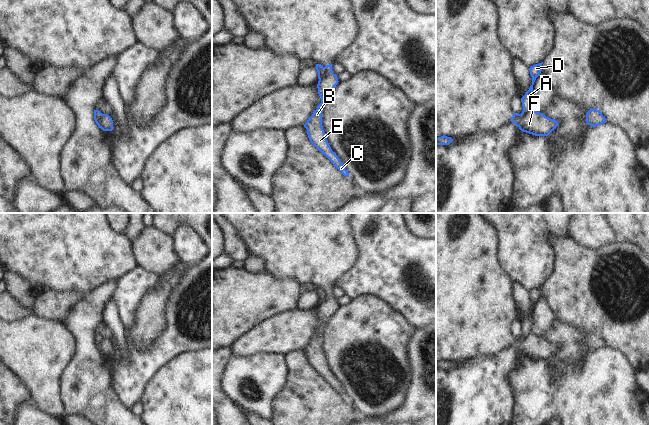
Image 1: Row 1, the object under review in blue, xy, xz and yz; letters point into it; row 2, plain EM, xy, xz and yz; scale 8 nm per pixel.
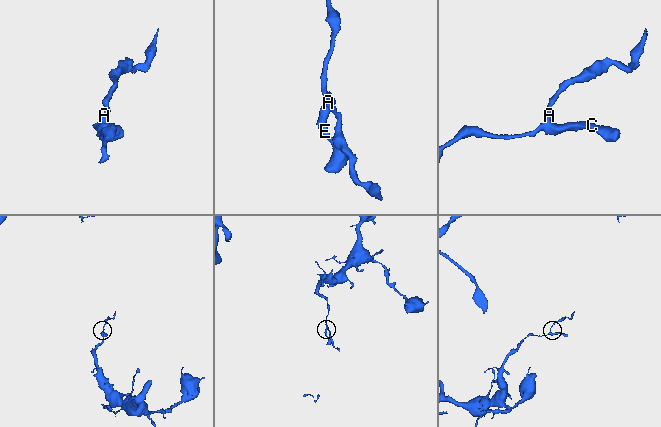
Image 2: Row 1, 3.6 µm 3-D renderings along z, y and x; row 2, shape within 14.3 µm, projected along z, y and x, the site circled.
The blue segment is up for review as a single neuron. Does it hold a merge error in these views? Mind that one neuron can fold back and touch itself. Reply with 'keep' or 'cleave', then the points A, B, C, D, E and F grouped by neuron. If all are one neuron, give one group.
cleave | A D / B C E F

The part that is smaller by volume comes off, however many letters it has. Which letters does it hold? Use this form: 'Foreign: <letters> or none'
Foreign: B, C, E, F

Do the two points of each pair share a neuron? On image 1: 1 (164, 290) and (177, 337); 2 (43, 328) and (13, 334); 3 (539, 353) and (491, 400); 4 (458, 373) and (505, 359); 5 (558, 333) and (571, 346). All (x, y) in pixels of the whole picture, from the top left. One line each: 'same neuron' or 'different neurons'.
1: different neurons
2: same neuron
3: different neurons
4: same neuron
5: same neuron

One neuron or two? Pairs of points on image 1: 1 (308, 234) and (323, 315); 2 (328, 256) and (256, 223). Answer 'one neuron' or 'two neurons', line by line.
1: one neuron
2: one neuron

